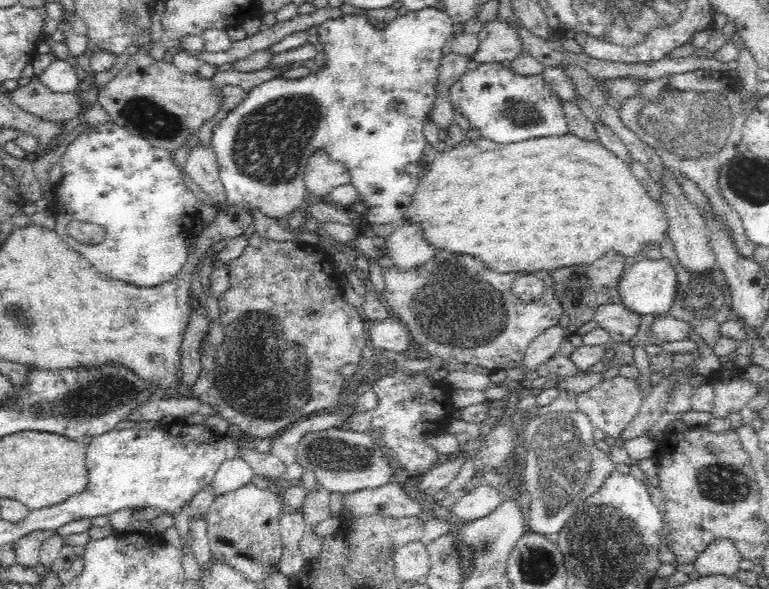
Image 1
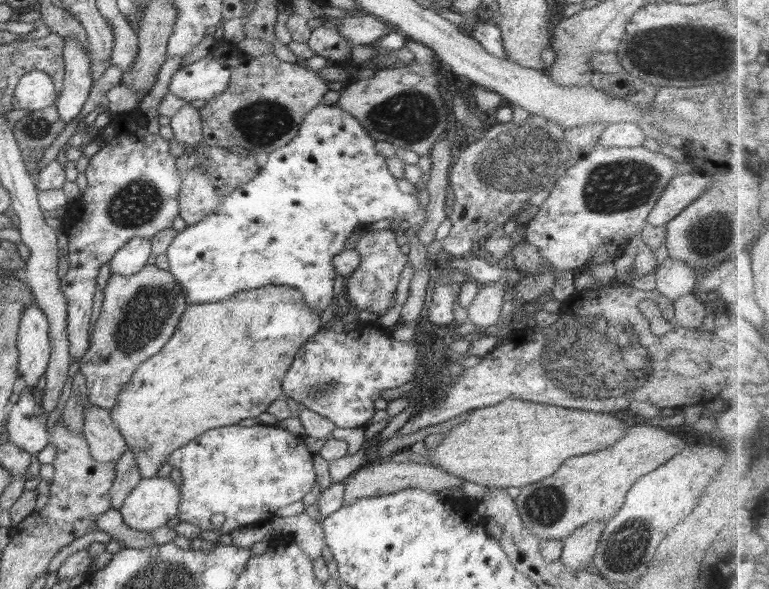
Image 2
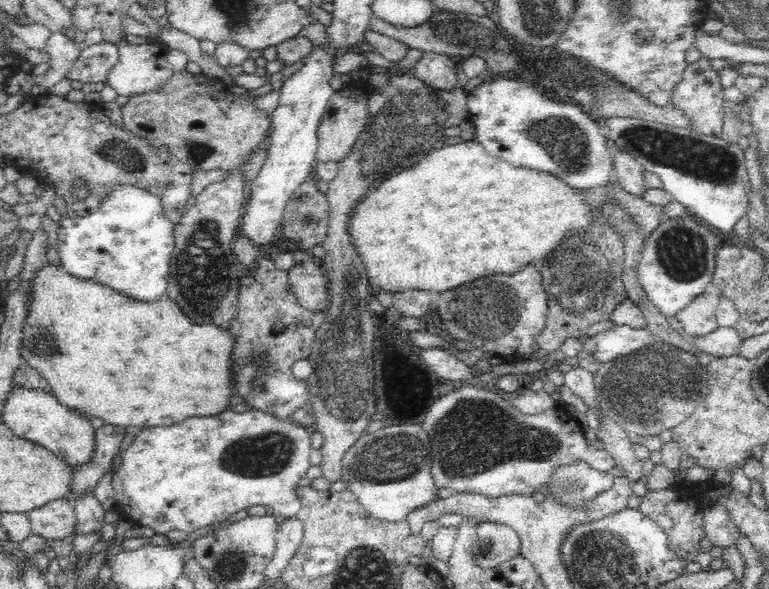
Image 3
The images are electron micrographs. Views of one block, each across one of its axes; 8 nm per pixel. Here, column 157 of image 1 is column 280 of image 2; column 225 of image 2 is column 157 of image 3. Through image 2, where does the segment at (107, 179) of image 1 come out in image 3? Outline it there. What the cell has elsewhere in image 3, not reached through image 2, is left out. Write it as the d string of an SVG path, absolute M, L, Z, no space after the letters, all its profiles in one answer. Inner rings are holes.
M116 184L96 211L83 217L60 219L57 251L61 266L74 278L95 280L127 298L158 301L167 295L170 259L175 247L174 227L155 194L133 184Z

